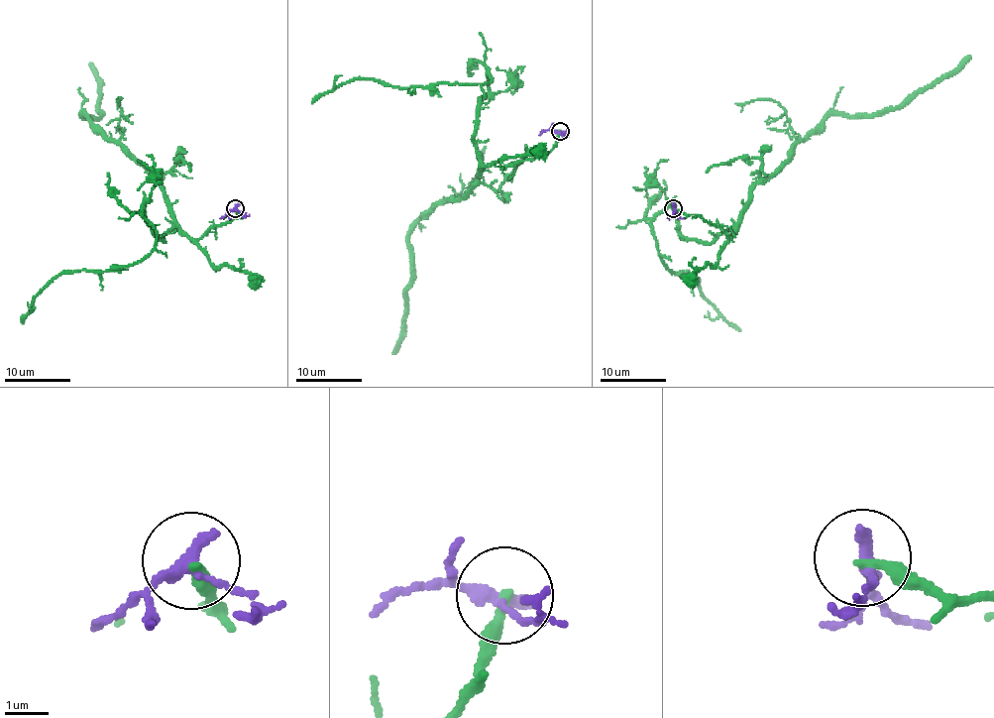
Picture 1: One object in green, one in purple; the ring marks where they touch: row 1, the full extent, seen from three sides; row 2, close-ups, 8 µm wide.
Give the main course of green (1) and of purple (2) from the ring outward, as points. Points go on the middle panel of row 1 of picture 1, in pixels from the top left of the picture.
1: (559, 132), (558, 142), (539, 156), (482, 166), (463, 195), (422, 212), (408, 234), (404, 329), (393, 352)
2: (559, 132), (547, 130), (539, 135)

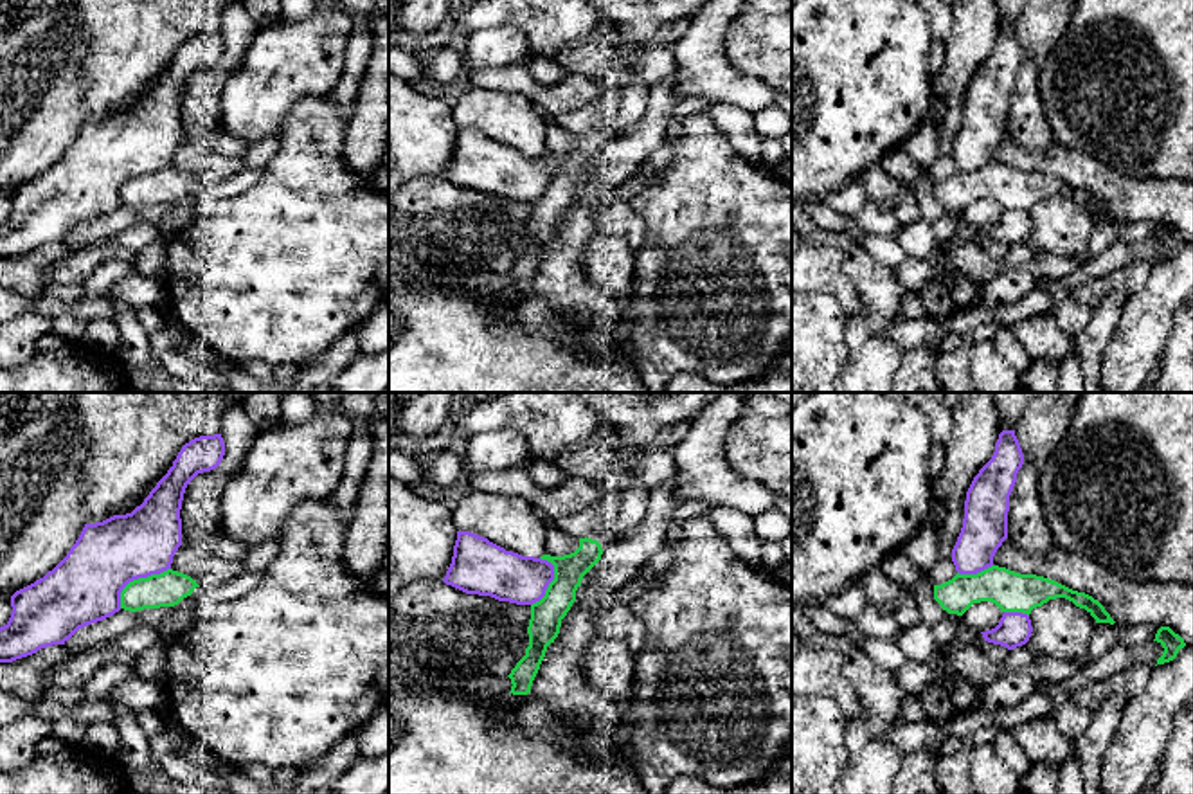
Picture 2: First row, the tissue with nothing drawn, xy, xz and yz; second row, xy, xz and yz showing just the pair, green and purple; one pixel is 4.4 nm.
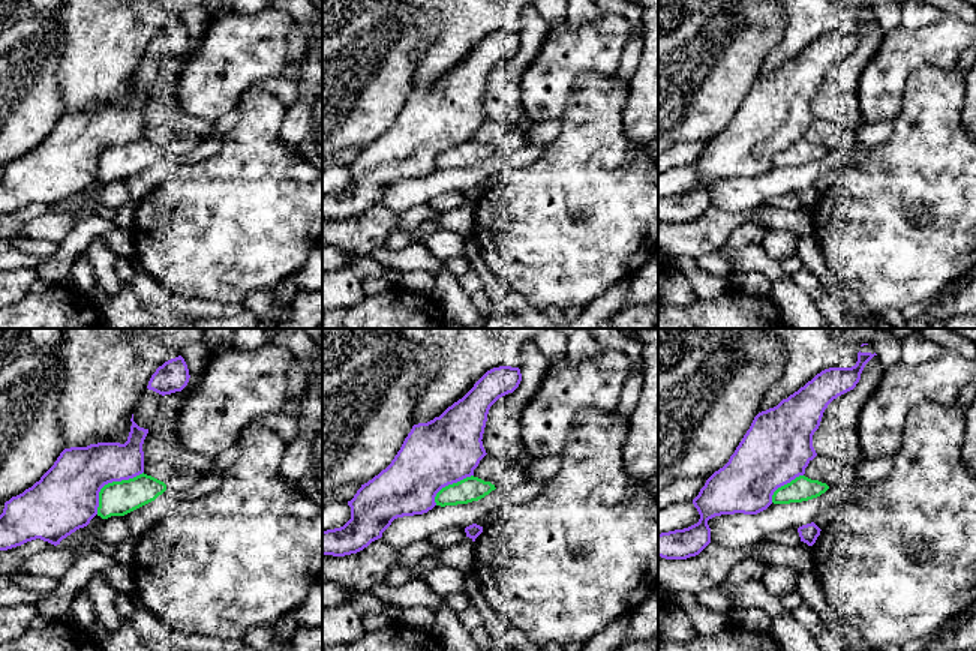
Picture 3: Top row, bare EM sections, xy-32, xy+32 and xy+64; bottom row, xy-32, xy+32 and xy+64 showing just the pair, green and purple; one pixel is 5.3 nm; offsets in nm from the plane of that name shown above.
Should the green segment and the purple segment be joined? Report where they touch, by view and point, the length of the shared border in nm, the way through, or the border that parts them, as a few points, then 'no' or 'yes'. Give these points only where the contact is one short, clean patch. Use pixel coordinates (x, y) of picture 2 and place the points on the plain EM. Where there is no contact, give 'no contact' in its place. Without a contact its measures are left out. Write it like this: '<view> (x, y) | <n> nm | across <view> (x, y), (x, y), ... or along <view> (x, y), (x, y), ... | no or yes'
xy (139, 175) | 300 nm | along xy (170, 164), (134, 175), (123, 186), (119, 204) | no

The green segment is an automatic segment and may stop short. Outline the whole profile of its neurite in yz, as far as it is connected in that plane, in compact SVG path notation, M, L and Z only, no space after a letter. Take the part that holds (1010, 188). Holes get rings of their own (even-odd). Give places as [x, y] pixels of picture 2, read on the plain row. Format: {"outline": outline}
{"outline": "M991 162L977 171L955 171L952 176L934 182L934 196L948 211L963 212L973 200L991 198L1002 209L1031 211L1049 196L1065 194L1085 205L1096 220L1116 218L1105 203L1085 189L1072 187L1054 176L1020 171L1006 164Z"}

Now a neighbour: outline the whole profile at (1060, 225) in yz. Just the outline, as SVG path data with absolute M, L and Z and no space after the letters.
M1065 194L1049 196L1029 211L1031 234L1026 239L1036 252L1089 261L1089 236L1096 216Z

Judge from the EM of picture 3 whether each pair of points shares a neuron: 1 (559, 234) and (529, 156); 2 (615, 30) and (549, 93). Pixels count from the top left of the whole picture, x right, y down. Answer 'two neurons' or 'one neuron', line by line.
1: two neurons
2: one neuron

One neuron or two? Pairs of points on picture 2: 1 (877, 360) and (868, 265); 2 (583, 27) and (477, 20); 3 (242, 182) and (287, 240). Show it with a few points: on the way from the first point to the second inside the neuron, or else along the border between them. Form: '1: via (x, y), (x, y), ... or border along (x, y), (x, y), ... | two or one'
1: via (866, 337), (866, 328), (871, 321), (871, 288) | one
2: via (556, 18), (504, 18) | one
3: border along (263, 170), (247, 189), (207, 198) | two

